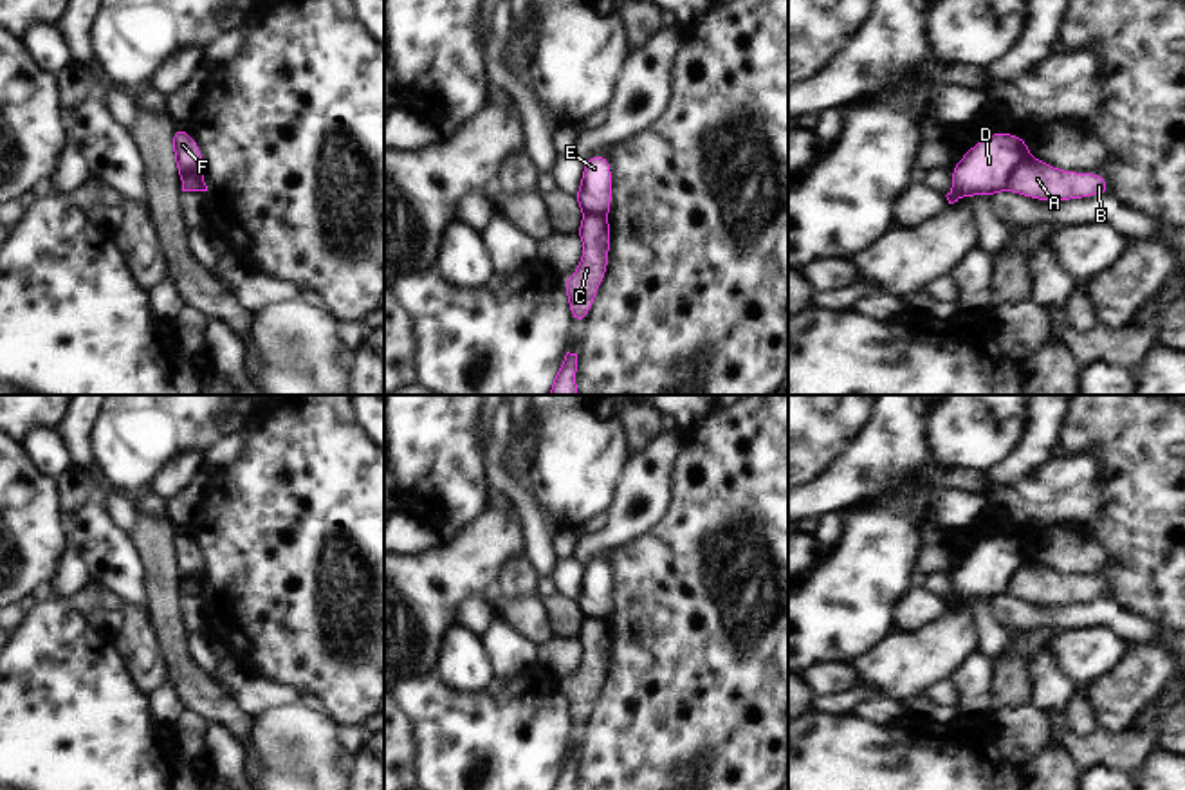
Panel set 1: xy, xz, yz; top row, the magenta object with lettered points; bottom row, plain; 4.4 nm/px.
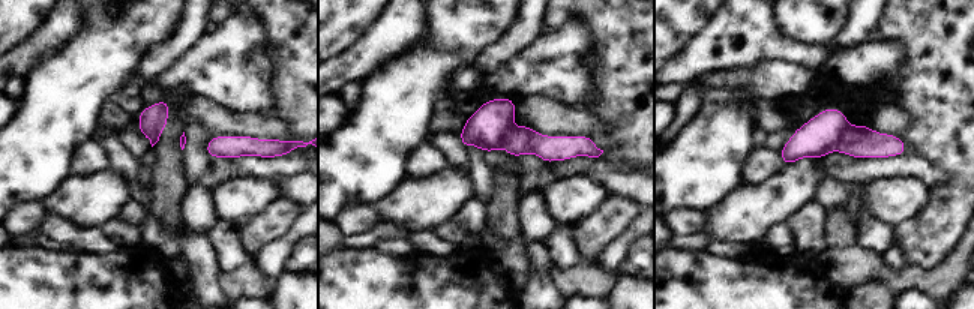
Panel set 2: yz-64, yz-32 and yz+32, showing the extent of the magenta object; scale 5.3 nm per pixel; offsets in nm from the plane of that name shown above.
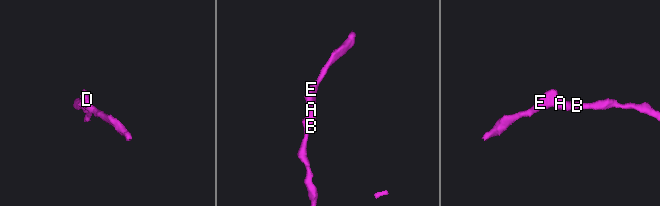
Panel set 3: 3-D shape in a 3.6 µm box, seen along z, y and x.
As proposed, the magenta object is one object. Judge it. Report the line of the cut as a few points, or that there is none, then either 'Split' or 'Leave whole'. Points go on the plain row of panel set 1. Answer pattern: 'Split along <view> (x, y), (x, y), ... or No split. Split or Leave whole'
Split along yz (1028, 558), (1010, 579), (1009, 592). Split.

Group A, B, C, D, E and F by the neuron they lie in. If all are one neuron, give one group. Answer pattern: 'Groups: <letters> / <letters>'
Groups: A B C / D E F.

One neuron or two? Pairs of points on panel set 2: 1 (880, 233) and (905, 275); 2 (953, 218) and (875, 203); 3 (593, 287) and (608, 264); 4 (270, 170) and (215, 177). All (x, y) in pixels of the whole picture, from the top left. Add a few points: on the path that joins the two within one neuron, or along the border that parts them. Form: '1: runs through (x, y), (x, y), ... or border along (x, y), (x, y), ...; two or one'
1: border along (857, 243), (881, 255); two
2: border along (929, 186), (926, 203), (913, 216), (893, 228); two
3: border along (598, 264), (610, 272), (619, 267); two
4: runs through (257, 168), (228, 168); one

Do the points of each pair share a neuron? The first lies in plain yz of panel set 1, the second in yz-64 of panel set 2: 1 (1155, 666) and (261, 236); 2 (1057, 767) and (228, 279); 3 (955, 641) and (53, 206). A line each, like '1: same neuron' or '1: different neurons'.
1: same neuron
2: different neurons
3: same neuron

